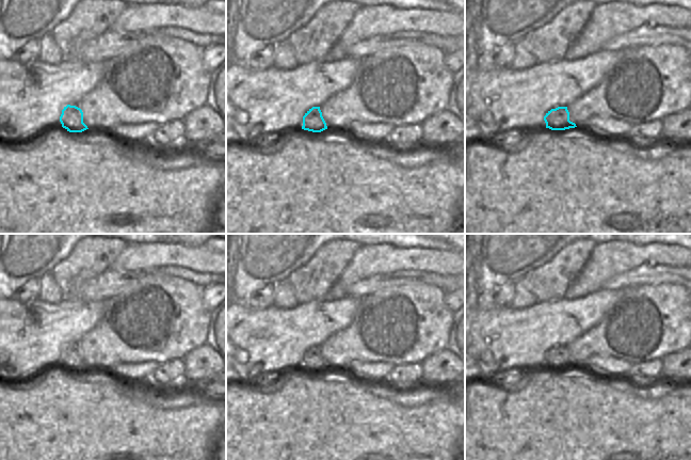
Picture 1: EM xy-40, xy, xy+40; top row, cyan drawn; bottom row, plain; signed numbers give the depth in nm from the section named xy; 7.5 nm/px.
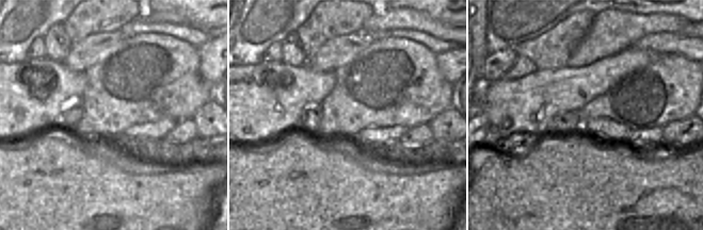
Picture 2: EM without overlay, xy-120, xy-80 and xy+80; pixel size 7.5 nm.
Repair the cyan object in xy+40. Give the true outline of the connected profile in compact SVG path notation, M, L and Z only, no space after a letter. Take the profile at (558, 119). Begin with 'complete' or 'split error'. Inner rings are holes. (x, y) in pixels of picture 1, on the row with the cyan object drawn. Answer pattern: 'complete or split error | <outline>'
complete | M558 107L551 109L544 116L546 128L551 130L565 130L577 127L575 123L569 121L569 112L567 107Z

